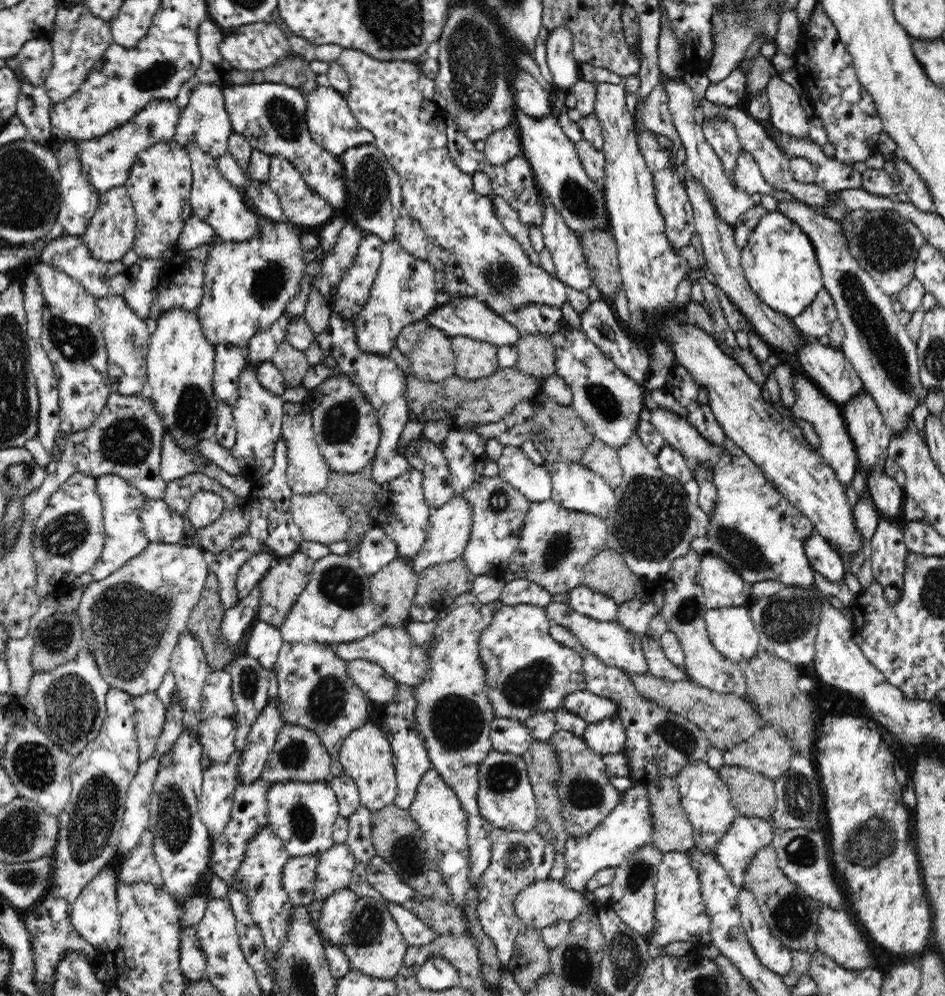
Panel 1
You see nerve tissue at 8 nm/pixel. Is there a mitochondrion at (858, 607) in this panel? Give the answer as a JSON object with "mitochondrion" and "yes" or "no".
{"mitochondrion":"no"}

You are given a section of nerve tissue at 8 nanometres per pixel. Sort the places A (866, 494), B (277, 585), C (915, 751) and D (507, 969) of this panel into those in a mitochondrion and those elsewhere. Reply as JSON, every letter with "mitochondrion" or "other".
{"A":"other","B":"other","C":"other","D":"other"}

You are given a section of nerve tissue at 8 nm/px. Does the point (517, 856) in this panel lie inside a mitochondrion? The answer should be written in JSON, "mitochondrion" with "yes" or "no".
{"mitochondrion":"yes"}

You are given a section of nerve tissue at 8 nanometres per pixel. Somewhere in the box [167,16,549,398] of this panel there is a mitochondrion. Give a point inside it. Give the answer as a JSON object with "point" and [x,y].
{"point":[473,76]}

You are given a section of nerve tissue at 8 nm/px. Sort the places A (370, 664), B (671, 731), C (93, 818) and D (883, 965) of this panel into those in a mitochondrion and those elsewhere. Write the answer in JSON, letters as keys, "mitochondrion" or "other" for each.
{"A":"other","B":"mitochondrion","C":"mitochondrion","D":"other"}

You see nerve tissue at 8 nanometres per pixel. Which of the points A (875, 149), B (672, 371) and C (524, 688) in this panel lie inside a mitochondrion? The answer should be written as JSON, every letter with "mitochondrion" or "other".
{"A":"other","B":"other","C":"mitochondrion"}

